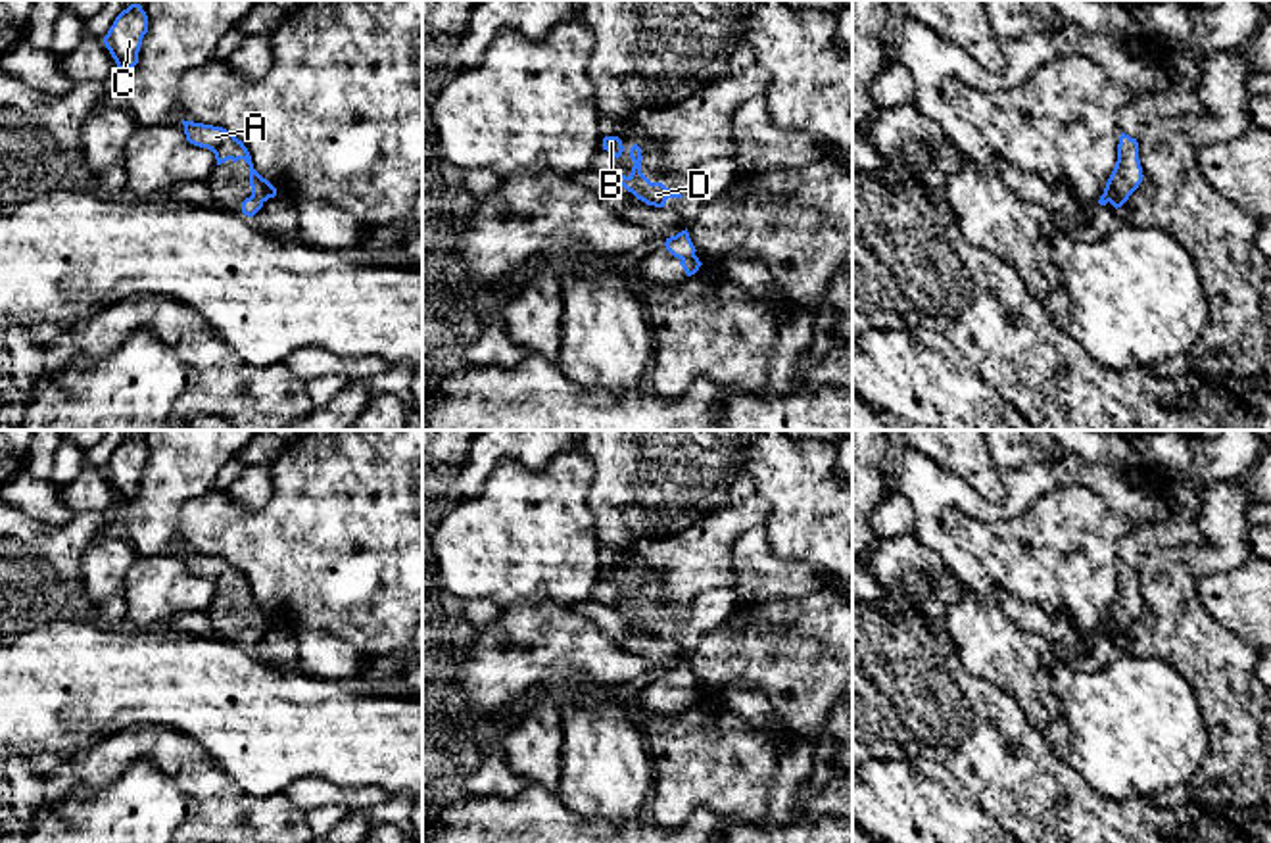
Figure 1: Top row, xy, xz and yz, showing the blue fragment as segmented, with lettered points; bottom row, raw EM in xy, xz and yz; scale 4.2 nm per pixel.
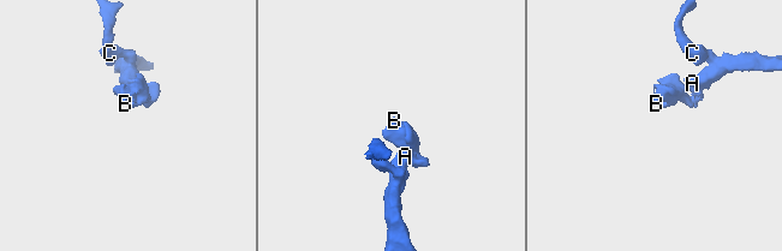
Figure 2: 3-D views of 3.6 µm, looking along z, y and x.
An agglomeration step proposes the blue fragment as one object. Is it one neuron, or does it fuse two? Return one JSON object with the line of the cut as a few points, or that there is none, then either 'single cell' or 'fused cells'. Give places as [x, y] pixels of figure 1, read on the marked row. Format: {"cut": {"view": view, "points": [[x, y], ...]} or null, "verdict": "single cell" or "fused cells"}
{"cut": null, "verdict": "single cell"}

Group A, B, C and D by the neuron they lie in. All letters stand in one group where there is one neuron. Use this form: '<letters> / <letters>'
A B C D

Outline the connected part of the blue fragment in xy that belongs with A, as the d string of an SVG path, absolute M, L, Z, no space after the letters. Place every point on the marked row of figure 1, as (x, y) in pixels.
M184 121L186 140L194 146L207 148L215 154L217 165L232 159L244 159L250 165L252 196L242 202L242 213L253 217L269 198L276 196L276 188L263 179L252 163L252 156L242 140L223 127Z

